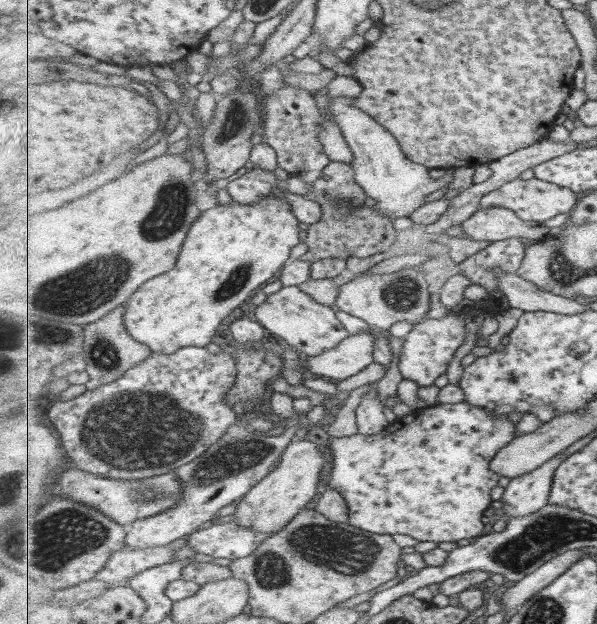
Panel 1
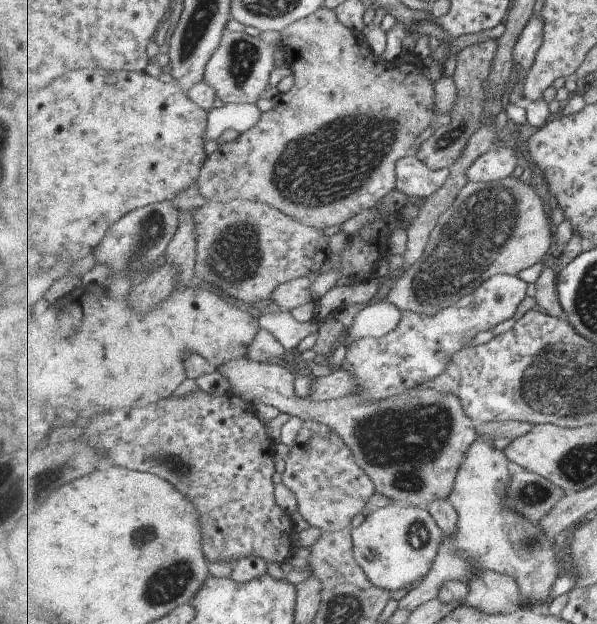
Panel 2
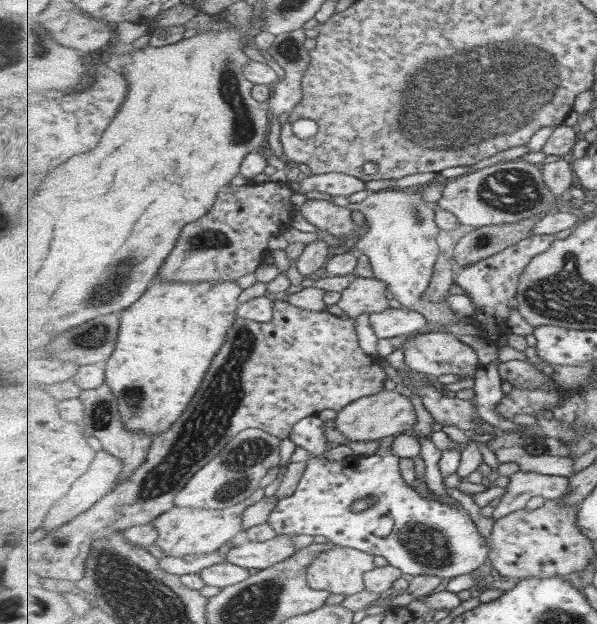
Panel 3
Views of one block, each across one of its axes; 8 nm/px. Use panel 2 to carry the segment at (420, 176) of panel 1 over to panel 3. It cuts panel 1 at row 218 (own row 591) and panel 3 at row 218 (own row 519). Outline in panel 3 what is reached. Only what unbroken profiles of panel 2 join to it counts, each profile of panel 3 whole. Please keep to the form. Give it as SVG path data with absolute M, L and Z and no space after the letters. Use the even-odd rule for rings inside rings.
M391 187L369 192L359 203L349 203L344 196L331 197L335 205L362 213L367 230L359 239L350 241L349 252L369 258L374 277L387 284L389 292L405 309L420 312L428 322L439 324L438 329L459 324L457 312L446 298L439 301L424 298L429 284L432 284L440 254L437 244L439 226L435 220L437 204L423 200L421 187Z

